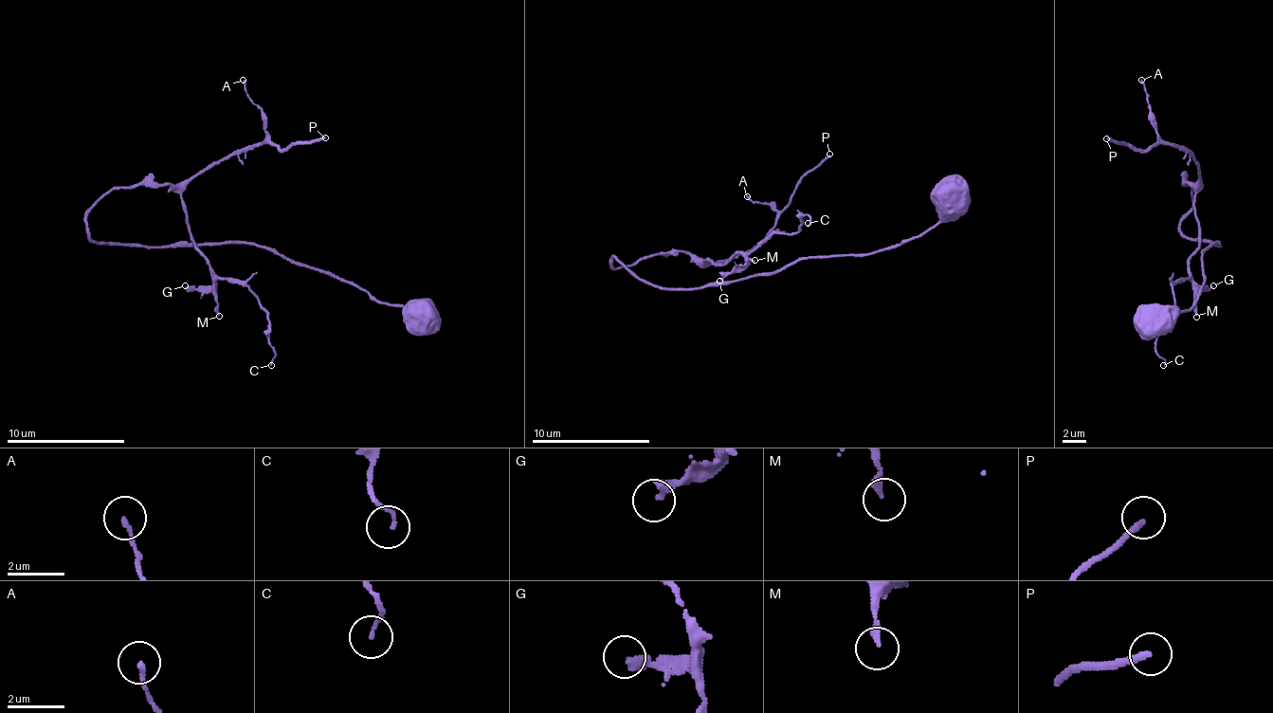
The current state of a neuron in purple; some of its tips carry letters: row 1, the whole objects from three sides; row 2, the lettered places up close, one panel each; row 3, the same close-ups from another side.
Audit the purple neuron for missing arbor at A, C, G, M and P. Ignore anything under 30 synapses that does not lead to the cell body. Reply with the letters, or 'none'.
P

